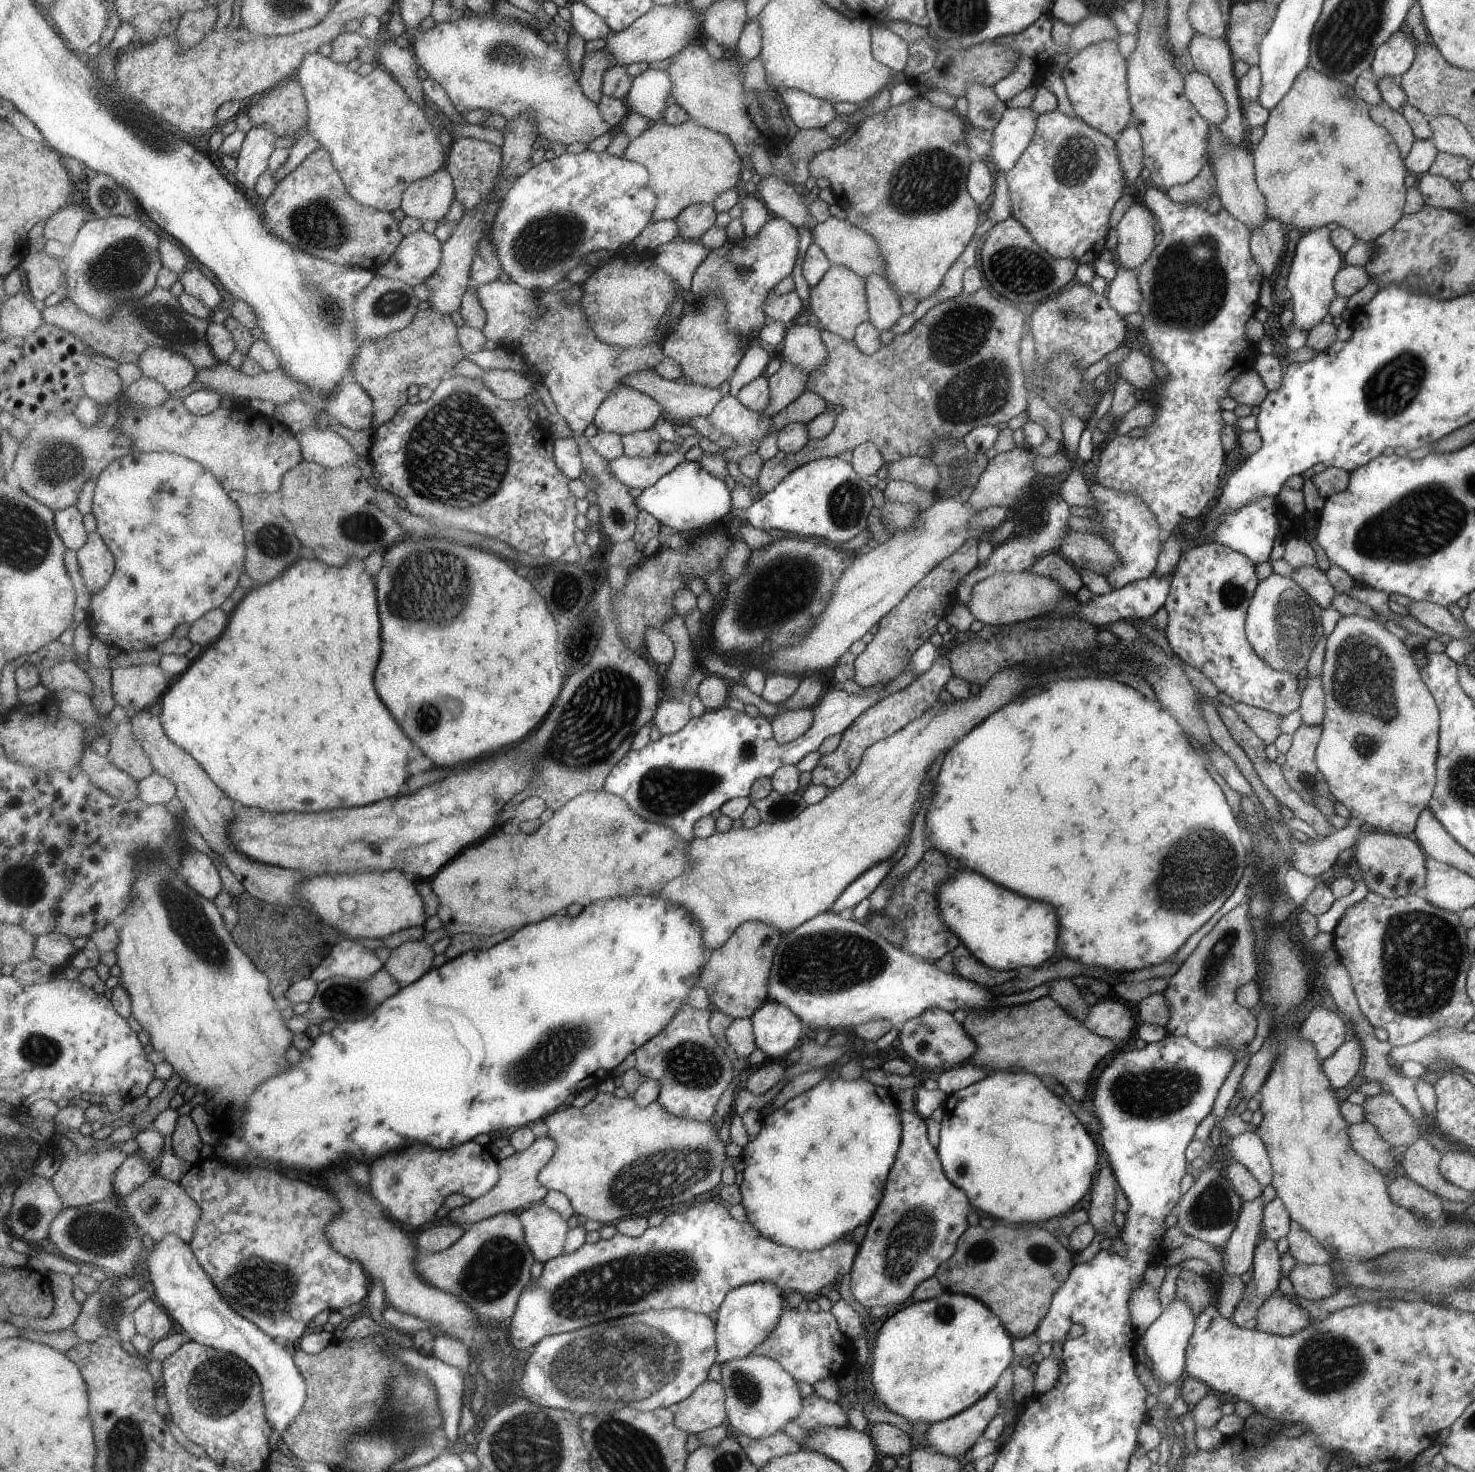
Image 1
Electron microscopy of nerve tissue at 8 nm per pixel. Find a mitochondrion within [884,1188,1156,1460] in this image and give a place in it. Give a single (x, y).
(1045, 1255)

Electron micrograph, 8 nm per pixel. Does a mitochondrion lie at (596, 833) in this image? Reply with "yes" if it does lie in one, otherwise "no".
yes

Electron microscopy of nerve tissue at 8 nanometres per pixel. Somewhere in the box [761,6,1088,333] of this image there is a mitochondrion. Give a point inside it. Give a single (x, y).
(903, 191)

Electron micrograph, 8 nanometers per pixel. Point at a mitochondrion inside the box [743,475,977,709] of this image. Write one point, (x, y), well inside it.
(846, 504)

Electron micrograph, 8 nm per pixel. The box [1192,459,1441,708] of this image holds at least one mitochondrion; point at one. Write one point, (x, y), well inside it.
(1294, 626)

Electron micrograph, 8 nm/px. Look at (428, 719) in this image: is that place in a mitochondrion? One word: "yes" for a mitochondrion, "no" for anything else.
yes

